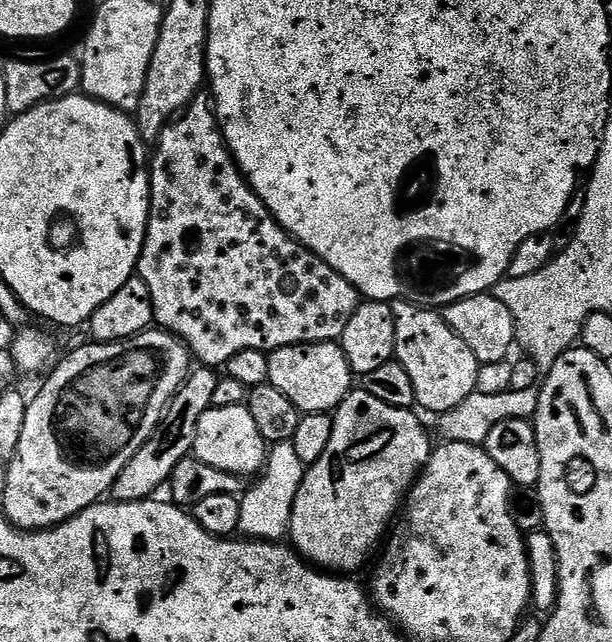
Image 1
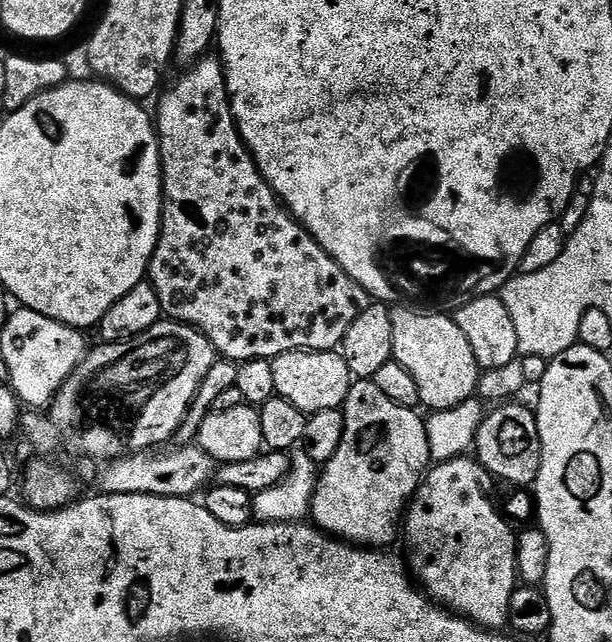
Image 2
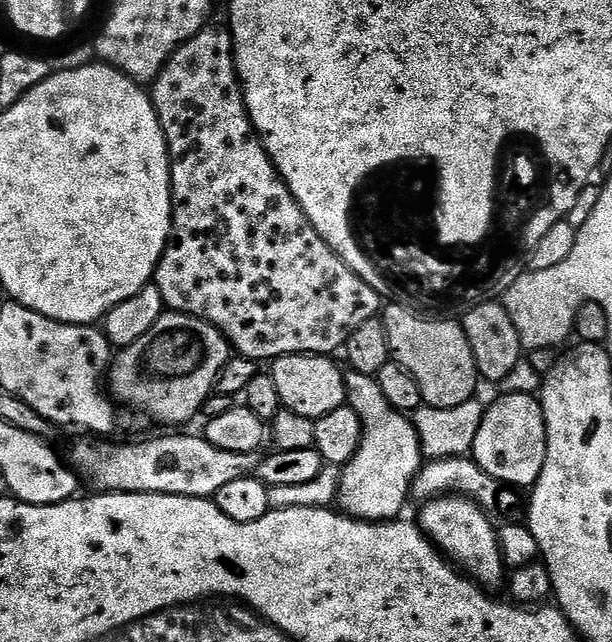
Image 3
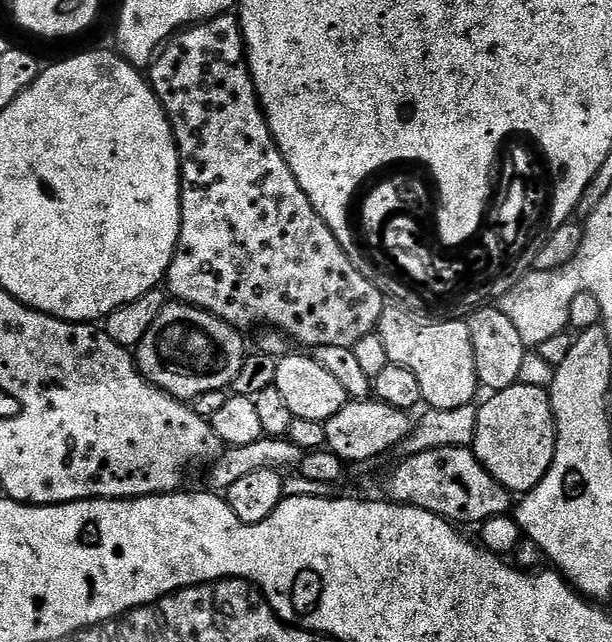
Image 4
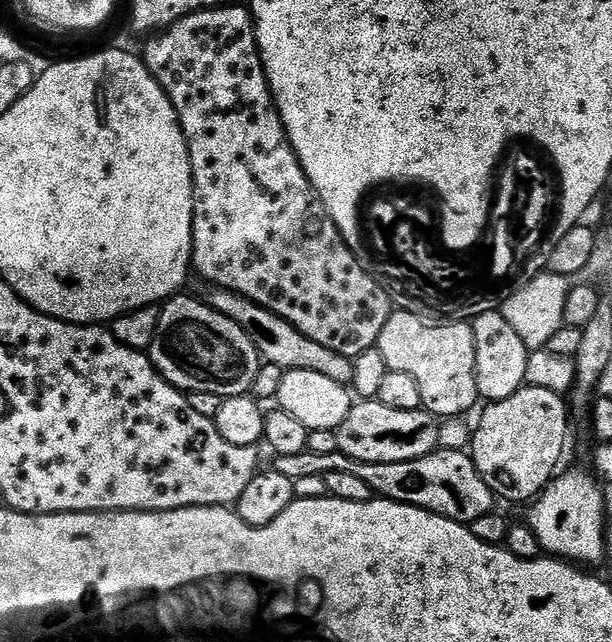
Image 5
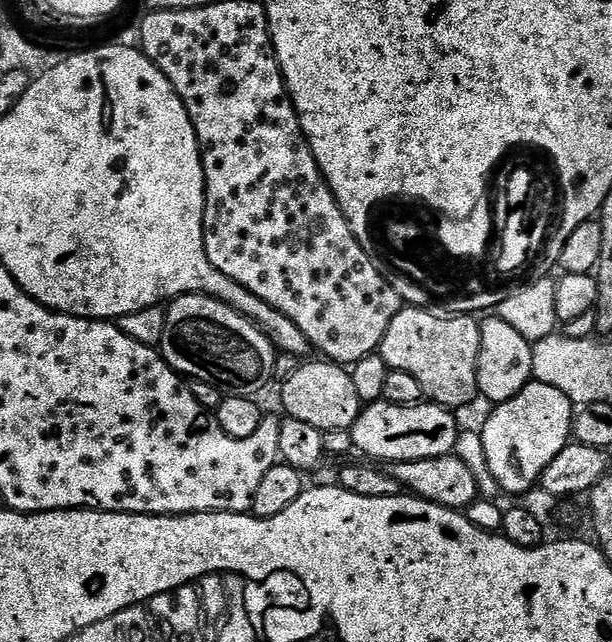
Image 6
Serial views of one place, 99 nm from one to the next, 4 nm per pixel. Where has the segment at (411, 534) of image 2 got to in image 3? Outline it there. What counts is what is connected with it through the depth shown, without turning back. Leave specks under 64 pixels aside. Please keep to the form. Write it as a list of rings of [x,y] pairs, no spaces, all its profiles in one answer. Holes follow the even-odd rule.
[[[449,494],[447,496],[439,496],[436,500],[427,501],[423,505],[424,508],[418,517],[418,523],[424,530],[425,536],[444,553],[447,559],[451,560],[457,568],[466,576],[472,577],[477,584],[488,590],[496,590],[496,588],[505,583],[506,569],[504,567],[504,559],[500,553],[500,537],[498,535],[497,525],[492,525],[493,517],[485,512],[475,500],[468,499],[463,494]]]

